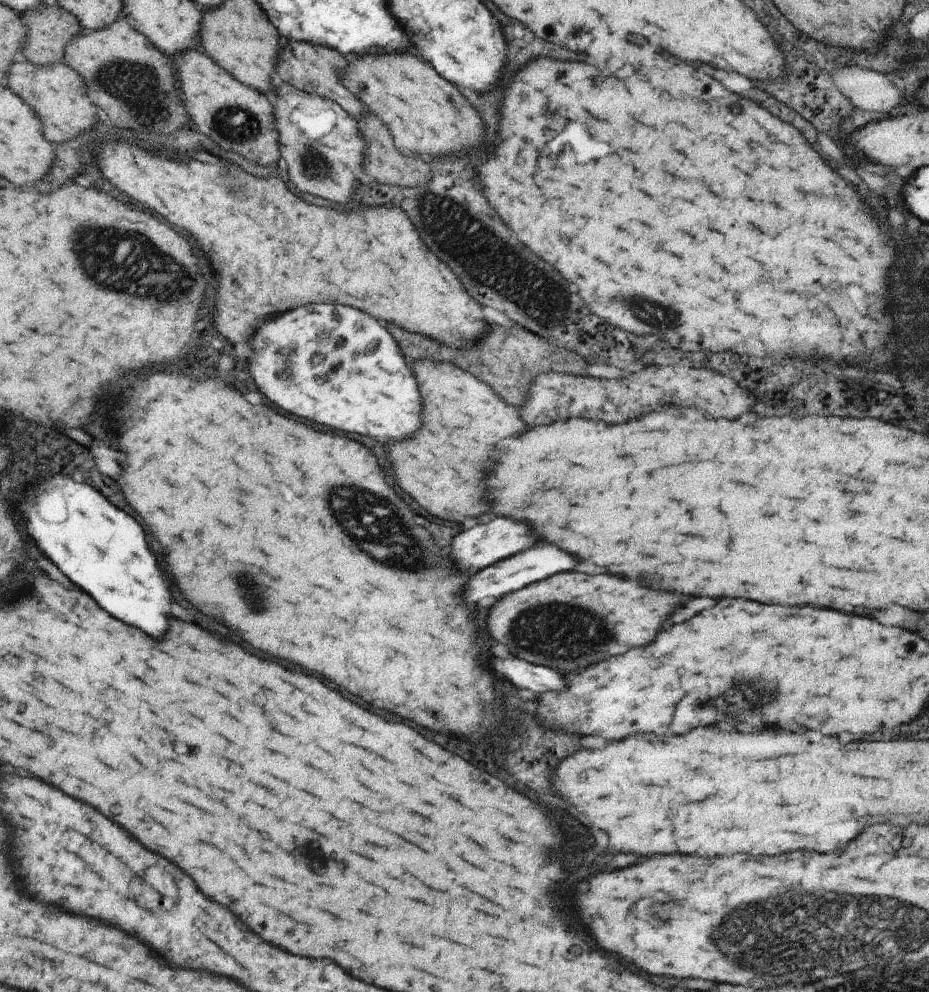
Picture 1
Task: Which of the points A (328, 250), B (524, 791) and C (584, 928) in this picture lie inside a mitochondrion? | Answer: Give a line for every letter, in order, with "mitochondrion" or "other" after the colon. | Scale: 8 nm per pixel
A: other
B: other
C: other

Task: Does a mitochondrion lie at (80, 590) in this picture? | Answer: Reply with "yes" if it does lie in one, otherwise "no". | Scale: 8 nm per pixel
no

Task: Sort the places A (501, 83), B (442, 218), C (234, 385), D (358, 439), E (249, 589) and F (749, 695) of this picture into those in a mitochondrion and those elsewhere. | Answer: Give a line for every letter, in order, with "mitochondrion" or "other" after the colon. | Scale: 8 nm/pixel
A: other
B: mitochondrion
C: other
D: other
E: mitochondrion
F: mitochondrion

